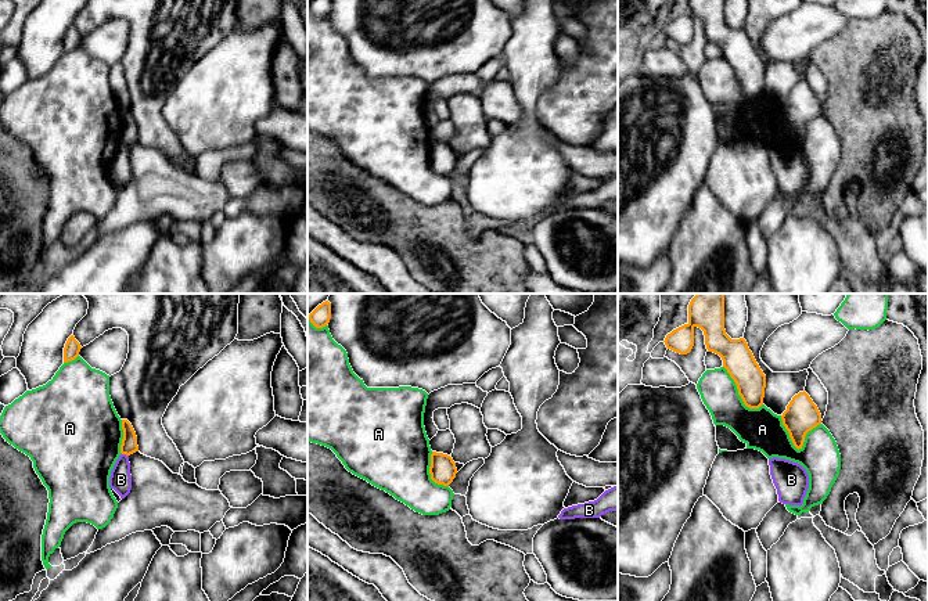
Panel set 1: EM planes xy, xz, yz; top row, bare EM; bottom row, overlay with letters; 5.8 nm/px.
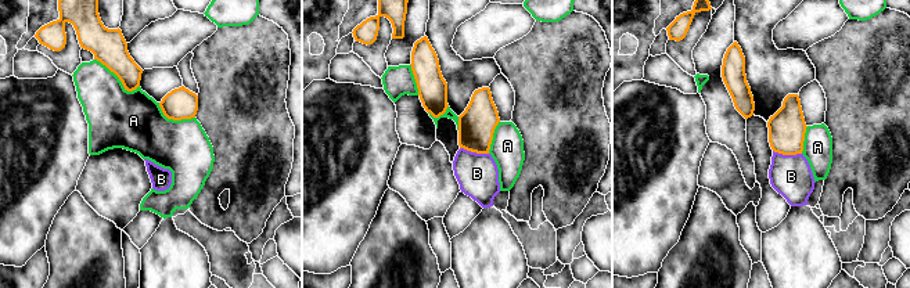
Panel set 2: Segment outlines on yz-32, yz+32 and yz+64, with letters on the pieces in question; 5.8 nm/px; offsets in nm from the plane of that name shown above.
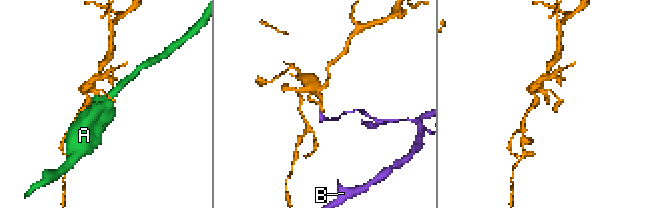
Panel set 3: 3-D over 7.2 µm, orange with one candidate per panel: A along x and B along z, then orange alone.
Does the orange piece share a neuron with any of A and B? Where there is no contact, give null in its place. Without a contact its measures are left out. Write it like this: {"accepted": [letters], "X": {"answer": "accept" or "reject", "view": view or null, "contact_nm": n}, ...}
{"accepted": [], "A": {"answer": "reject", "view": "yz", "contact_nm": 240}, "B": {"answer": "reject", "view": "xy", "contact_nm": 40}}

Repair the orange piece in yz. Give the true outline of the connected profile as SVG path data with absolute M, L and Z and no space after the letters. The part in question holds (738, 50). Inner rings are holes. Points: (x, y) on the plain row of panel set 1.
M688 0L688 12L665 28L668 39L687 44L694 36L694 18L704 21L708 42L719 44L723 57L734 69L738 84L749 98L763 94L766 65L756 53L744 28L731 29L724 19L724 0Z

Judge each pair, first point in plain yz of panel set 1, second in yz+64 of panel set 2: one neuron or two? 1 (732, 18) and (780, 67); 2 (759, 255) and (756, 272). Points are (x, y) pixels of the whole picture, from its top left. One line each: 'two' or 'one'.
1: two
2: two

